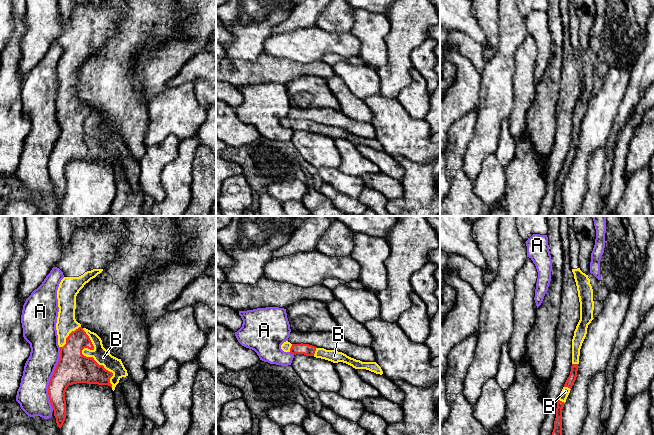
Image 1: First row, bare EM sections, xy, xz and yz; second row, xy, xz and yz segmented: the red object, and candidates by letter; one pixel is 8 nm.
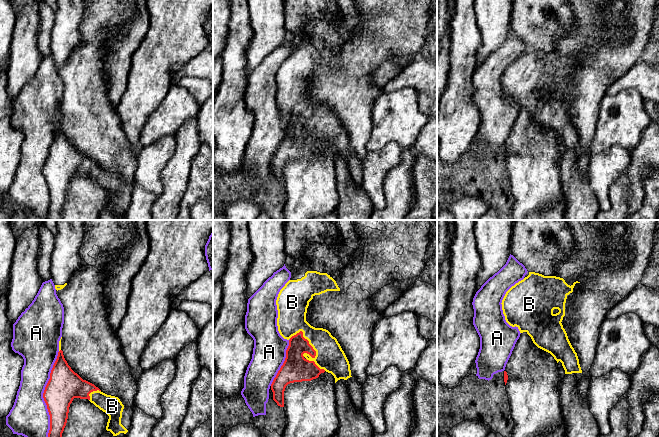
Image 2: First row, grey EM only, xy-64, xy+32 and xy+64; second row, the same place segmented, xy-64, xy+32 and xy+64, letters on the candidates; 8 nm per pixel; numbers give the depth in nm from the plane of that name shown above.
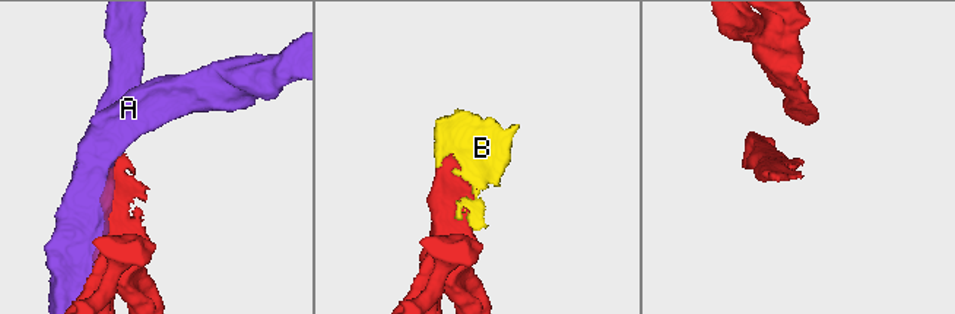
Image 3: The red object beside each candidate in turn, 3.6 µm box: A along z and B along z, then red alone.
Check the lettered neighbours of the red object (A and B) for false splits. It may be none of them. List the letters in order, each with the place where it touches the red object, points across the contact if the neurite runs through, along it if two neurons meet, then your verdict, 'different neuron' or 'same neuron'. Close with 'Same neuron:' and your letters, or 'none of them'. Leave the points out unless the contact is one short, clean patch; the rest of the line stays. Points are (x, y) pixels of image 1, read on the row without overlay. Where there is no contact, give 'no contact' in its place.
A: xy (51, 154) | different neuron
B: xy (87, 133) | same neuron
Same neuron: B

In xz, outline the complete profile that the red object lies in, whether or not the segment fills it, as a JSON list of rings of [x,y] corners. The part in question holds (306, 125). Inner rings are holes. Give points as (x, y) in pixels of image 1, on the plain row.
[[[288,117],[281,121],[281,125],[284,128],[290,128],[293,131],[304,130],[306,132],[314,132],[316,134],[325,135],[333,139],[343,138],[355,145],[366,145],[376,150],[383,150],[381,143],[376,138],[362,138],[336,126],[326,126],[324,124],[317,124],[303,119],[291,120]]]

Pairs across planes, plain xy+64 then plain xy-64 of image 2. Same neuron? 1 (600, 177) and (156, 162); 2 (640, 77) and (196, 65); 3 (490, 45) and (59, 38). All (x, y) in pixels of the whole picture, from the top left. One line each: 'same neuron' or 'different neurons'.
1: same neuron
2: same neuron
3: different neurons

